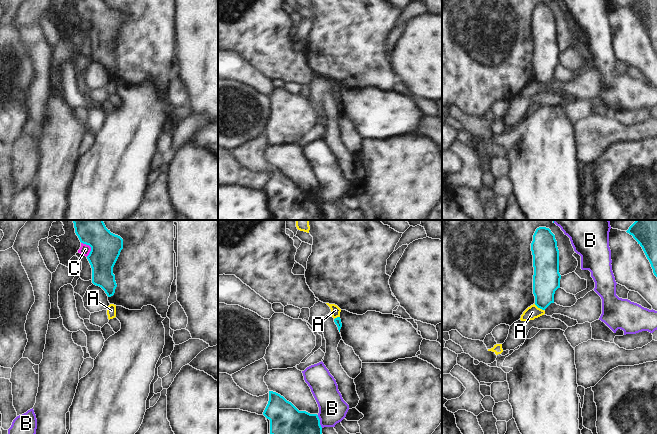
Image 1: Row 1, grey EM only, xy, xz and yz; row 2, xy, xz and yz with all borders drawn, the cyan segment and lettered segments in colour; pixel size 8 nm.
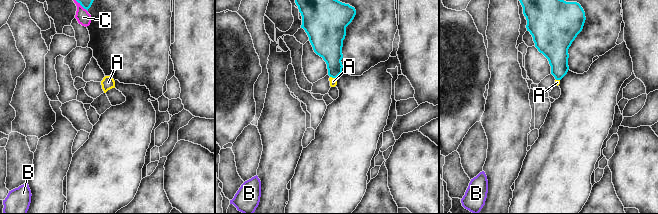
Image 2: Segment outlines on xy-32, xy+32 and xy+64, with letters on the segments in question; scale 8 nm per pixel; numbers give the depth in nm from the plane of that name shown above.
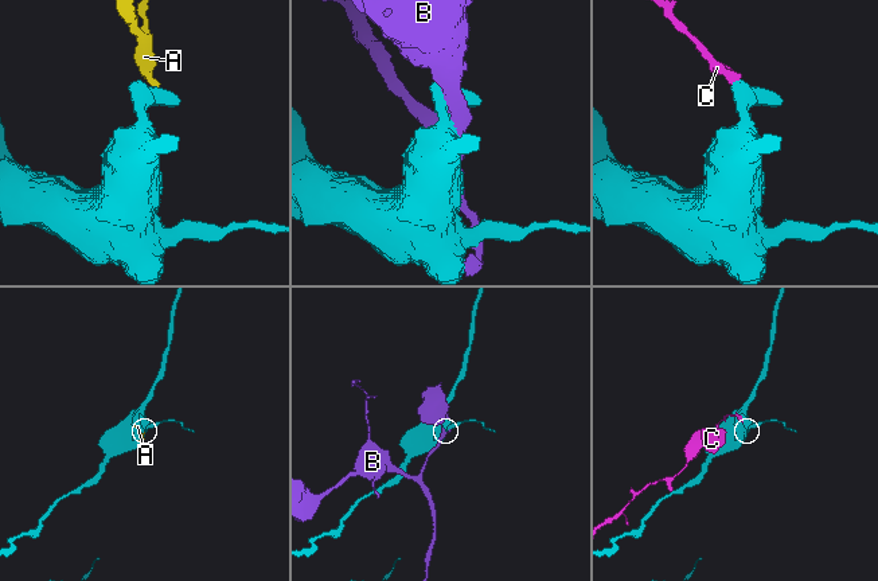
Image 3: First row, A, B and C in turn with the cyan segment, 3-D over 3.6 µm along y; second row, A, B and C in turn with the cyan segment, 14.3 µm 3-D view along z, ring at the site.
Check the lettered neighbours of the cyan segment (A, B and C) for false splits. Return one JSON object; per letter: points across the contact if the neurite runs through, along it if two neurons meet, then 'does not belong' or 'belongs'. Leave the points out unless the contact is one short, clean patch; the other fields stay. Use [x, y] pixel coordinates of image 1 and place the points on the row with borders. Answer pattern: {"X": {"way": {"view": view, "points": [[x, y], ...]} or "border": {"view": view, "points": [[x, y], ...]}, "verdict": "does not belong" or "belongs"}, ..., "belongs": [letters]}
{"A": {"border": {"view": "yz", "points": [[534, 304], [543, 310]]}, "verdict": "does not belong"}, "B": {"verdict": "does not belong"}, "C": {"border": {"view": "xy", "points": [[81, 242], [90, 247], [90, 252], [87, 256]]}, "verdict": "does not belong"}, "belongs": []}

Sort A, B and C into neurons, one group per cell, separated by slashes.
A / B / C

